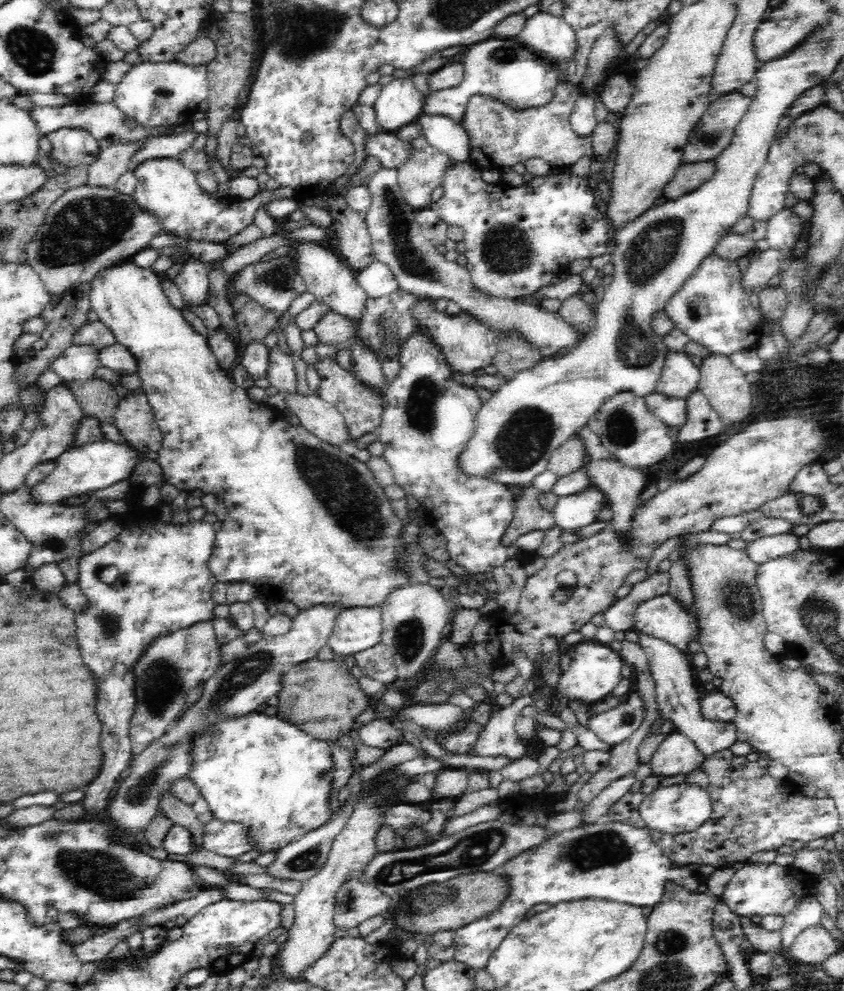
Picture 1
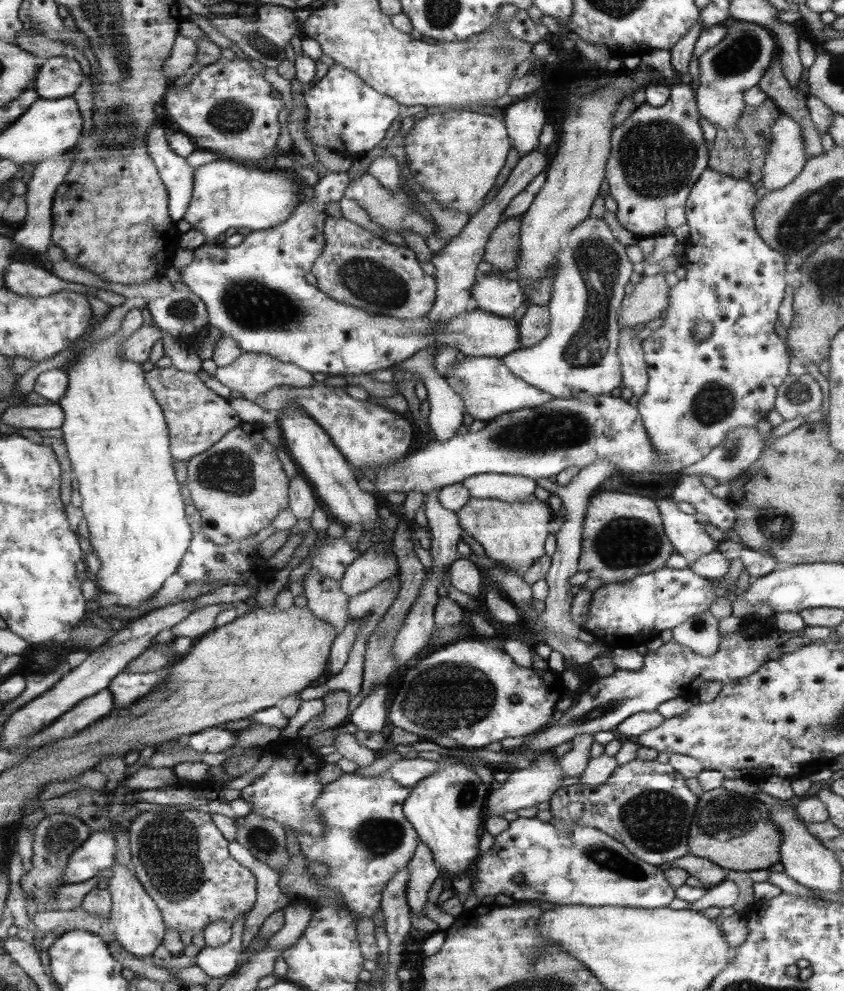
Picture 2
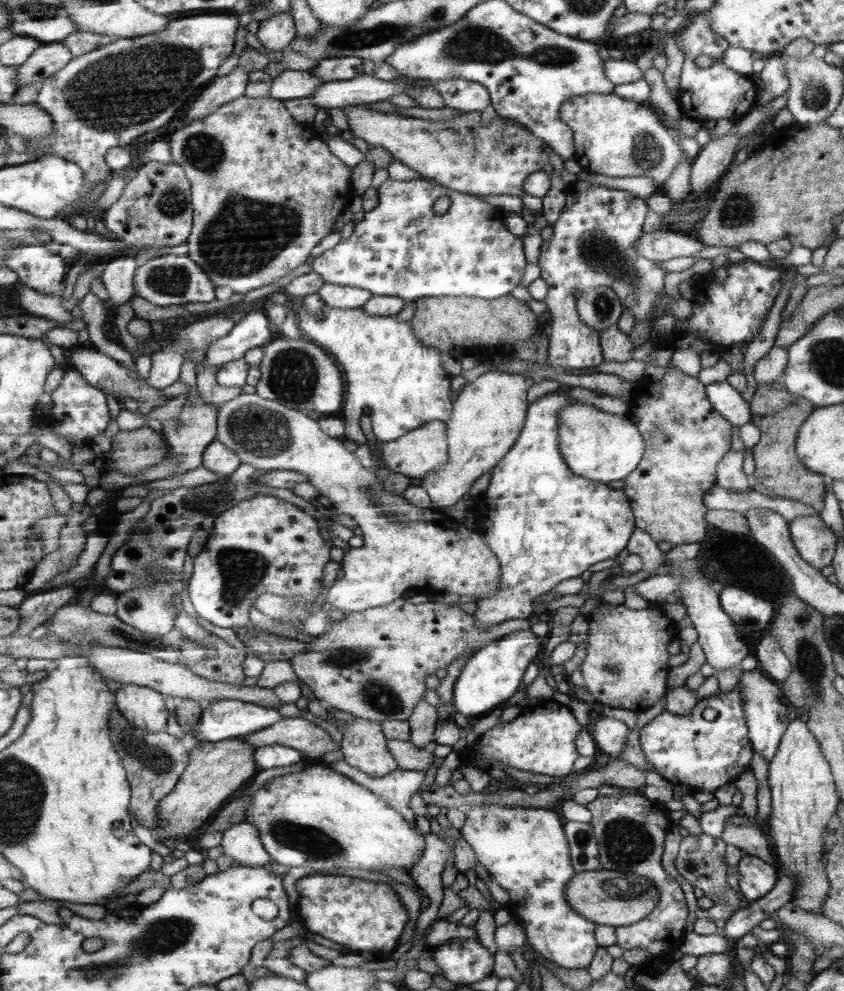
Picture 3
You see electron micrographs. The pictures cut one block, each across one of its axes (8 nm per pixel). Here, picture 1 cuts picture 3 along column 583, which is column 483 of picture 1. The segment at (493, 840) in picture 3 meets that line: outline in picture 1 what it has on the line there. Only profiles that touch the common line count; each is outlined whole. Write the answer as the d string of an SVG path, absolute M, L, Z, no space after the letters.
M606 819L550 833L550 836L540 840L533 849L524 849L517 855L511 856L510 860L500 867L499 872L506 878L505 899L498 904L498 908L494 908L486 916L457 929L453 936L455 945L453 959L477 970L485 968L488 960L496 952L496 948L512 928L525 919L524 914L528 910L541 902L553 905L559 902L598 898L615 903L632 904L632 906L653 907L662 898L666 885L676 883L695 893L703 882L703 878L697 872L692 872L689 866L677 865L663 854L662 849L655 846L655 842L651 839L648 827L636 828L631 824Z

